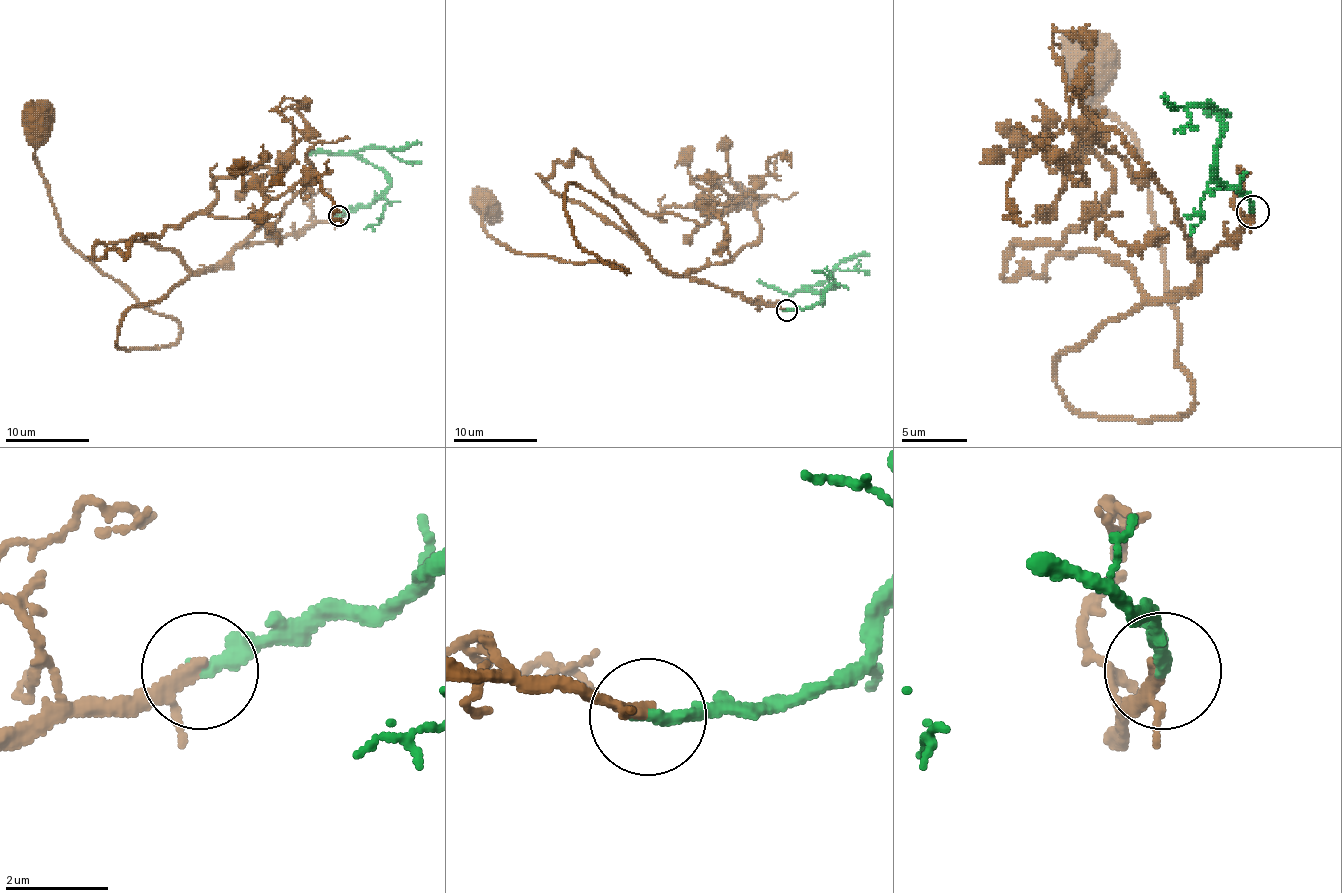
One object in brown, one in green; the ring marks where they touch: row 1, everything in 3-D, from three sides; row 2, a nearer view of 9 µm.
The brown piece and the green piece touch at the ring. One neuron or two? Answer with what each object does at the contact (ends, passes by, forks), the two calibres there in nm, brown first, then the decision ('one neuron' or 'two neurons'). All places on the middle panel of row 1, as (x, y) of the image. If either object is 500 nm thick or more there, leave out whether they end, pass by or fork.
brown passes by | green ends | 190/280 nm | one neuron

